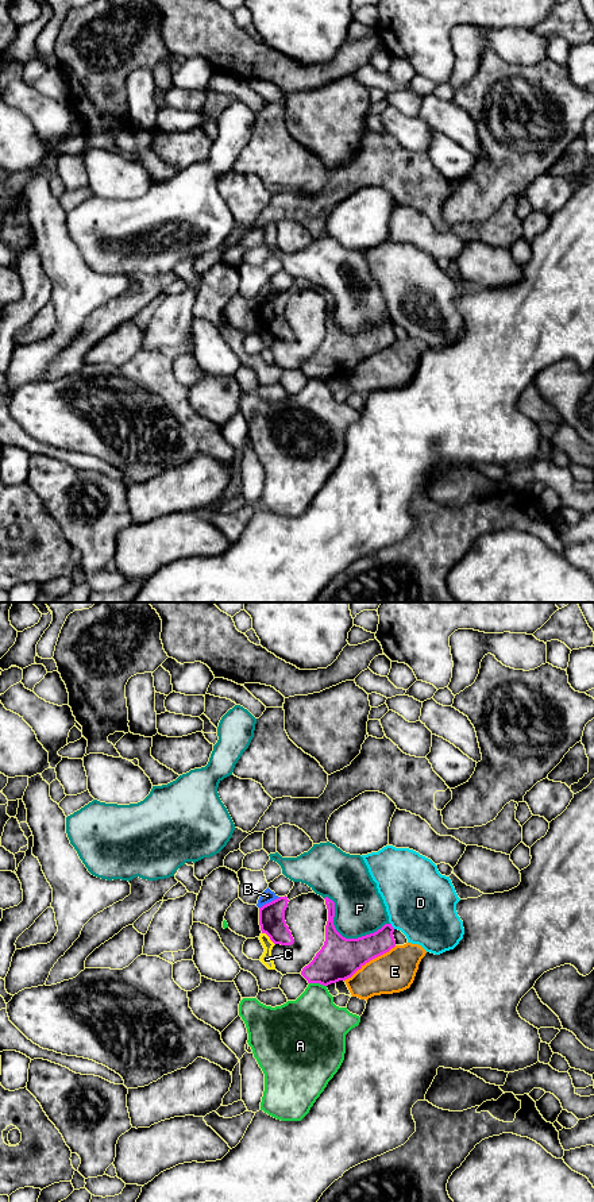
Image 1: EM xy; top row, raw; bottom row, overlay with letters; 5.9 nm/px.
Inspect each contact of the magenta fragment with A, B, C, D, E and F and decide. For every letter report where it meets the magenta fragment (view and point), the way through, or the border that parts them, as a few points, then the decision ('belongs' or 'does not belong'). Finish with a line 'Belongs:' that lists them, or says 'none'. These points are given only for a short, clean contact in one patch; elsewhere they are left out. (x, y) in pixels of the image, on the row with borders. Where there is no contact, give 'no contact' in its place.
A: xy (317, 982) | does not belong
B: xy (269, 902) | along xy (280, 897), (259, 908) | does not belong
C: xy (269, 936) | does not belong
D: xy (390, 925) | does not belong
E: xy (370, 959) | does not belong
F: xy (344, 937) | does not belong
Belongs: none

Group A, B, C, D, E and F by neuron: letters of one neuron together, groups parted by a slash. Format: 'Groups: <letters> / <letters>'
Groups: A / B / C / D / E / F

